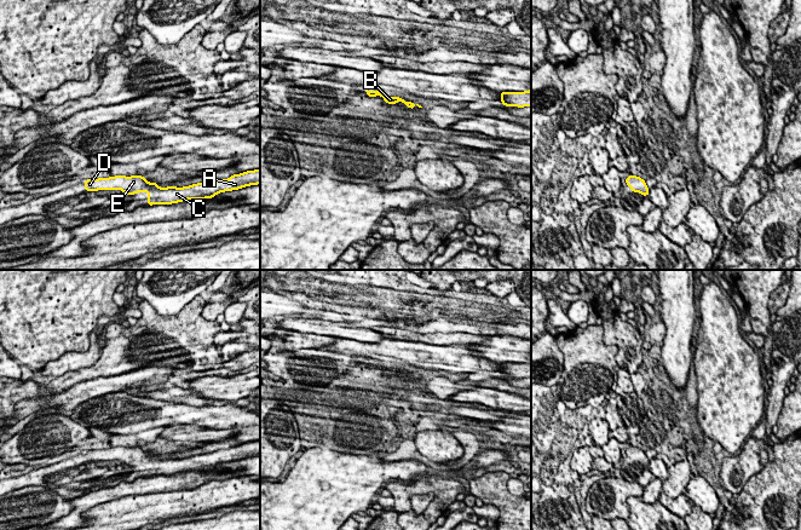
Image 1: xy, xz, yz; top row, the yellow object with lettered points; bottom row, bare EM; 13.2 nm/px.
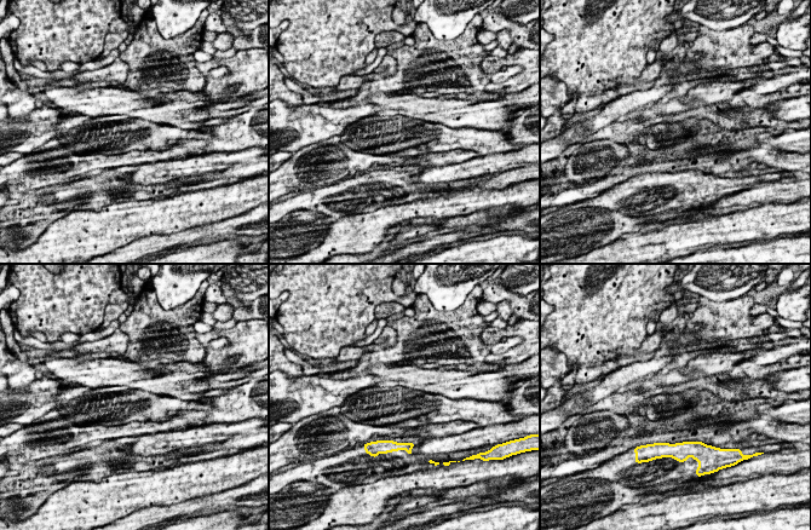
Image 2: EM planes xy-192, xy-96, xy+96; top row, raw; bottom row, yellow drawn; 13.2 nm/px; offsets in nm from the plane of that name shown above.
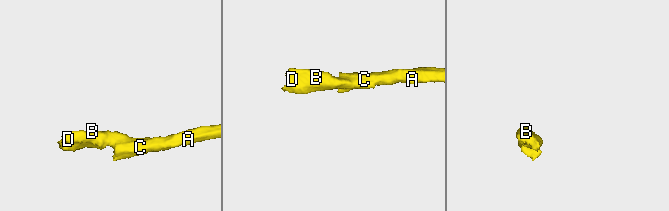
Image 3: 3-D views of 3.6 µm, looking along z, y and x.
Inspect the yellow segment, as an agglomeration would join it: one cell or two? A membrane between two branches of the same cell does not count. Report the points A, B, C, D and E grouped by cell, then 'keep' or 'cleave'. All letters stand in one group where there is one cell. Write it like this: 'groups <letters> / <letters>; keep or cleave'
groups A B C D E; keep

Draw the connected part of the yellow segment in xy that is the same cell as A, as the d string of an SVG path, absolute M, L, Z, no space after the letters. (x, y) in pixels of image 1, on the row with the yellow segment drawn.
M260 169L247 171L234 174L227 179L218 179L211 183L197 183L189 186L160 188L157 183L150 183L142 175L115 175L109 178L85 180L86 191L121 190L127 195L137 192L148 194L148 206L172 204L188 200L208 200L217 194L238 190L250 185L260 184Z

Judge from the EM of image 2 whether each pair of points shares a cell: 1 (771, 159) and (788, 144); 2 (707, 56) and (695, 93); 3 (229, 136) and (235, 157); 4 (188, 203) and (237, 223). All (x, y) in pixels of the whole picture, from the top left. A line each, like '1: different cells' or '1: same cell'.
1: different cells
2: different cells
3: different cells
4: different cells

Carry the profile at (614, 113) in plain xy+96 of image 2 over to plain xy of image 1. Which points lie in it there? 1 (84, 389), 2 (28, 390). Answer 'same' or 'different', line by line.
1: different
2: different

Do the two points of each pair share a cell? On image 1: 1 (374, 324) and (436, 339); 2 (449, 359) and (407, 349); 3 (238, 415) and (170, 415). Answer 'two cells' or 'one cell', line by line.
1: one cell
2: one cell
3: one cell

